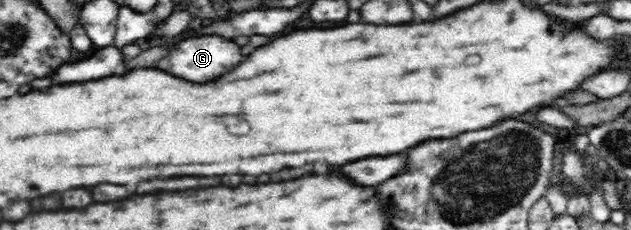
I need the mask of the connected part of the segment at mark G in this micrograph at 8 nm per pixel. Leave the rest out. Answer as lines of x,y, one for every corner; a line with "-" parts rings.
204,35
204,37
188,38
188,41
180,41
172,47
170,51
172,57
172,67
170,73
176,77
182,77
192,83
206,83
214,81
224,73
230,73
236,69
238,63
242,63
242,53
240,47
232,40
216,35

